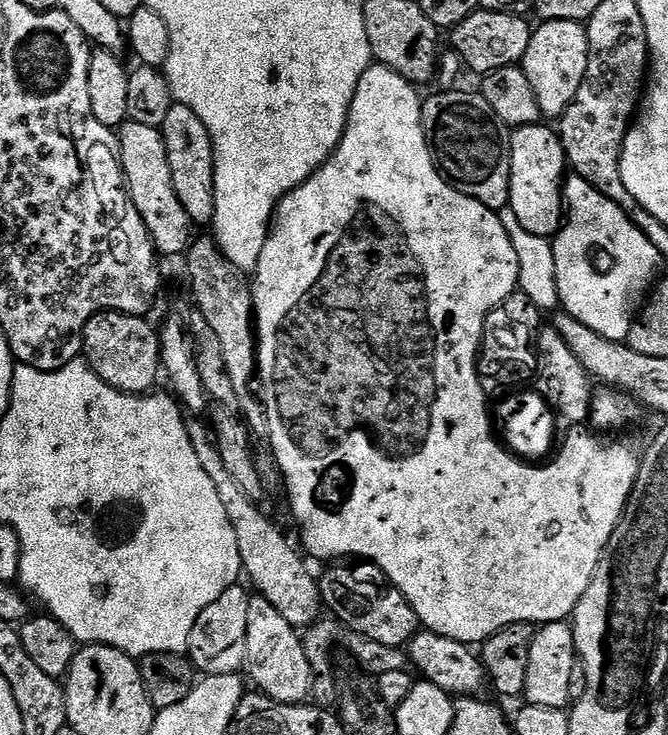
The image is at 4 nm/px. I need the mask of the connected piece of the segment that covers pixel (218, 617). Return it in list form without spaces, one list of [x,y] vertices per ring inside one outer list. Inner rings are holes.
[[[235,583],[222,590],[222,595],[214,602],[210,602],[210,606],[206,606],[202,614],[198,614],[198,622],[194,622],[194,630],[190,630],[186,655],[197,673],[204,676],[234,676],[245,667],[250,592],[247,587],[246,589],[240,587],[239,583]]]

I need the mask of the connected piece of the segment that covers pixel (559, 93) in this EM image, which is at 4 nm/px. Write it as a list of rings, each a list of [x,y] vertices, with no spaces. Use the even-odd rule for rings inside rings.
[[[545,20],[539,26],[526,46],[522,67],[530,78],[534,98],[538,98],[541,117],[559,118],[572,105],[586,78],[588,29],[579,20]]]

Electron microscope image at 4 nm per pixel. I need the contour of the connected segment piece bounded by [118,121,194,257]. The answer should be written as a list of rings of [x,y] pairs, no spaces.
[[[136,121],[125,123],[118,132],[118,159],[124,170],[124,182],[127,191],[146,226],[148,235],[152,238],[152,247],[161,257],[183,257],[194,239],[194,233],[192,233],[194,225],[191,218],[186,214],[186,206],[182,206],[178,194],[174,190],[174,178],[170,178],[170,162],[166,158],[166,142],[163,131],[154,126],[144,126]]]

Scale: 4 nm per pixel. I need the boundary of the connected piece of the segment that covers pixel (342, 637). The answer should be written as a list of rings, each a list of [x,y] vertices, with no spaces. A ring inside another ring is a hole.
[[[322,616],[308,628],[303,629],[302,643],[305,648],[306,656],[311,665],[311,670],[315,678],[313,679],[312,700],[320,708],[331,709],[338,702],[338,688],[332,684],[328,677],[322,676],[330,668],[330,651],[340,646],[350,652],[357,660],[359,668],[365,675],[375,678],[389,671],[406,670],[409,665],[409,658],[405,649],[392,646],[384,646],[380,642],[374,642],[365,636],[358,634],[357,631],[350,630],[345,624],[341,623],[336,617]]]

